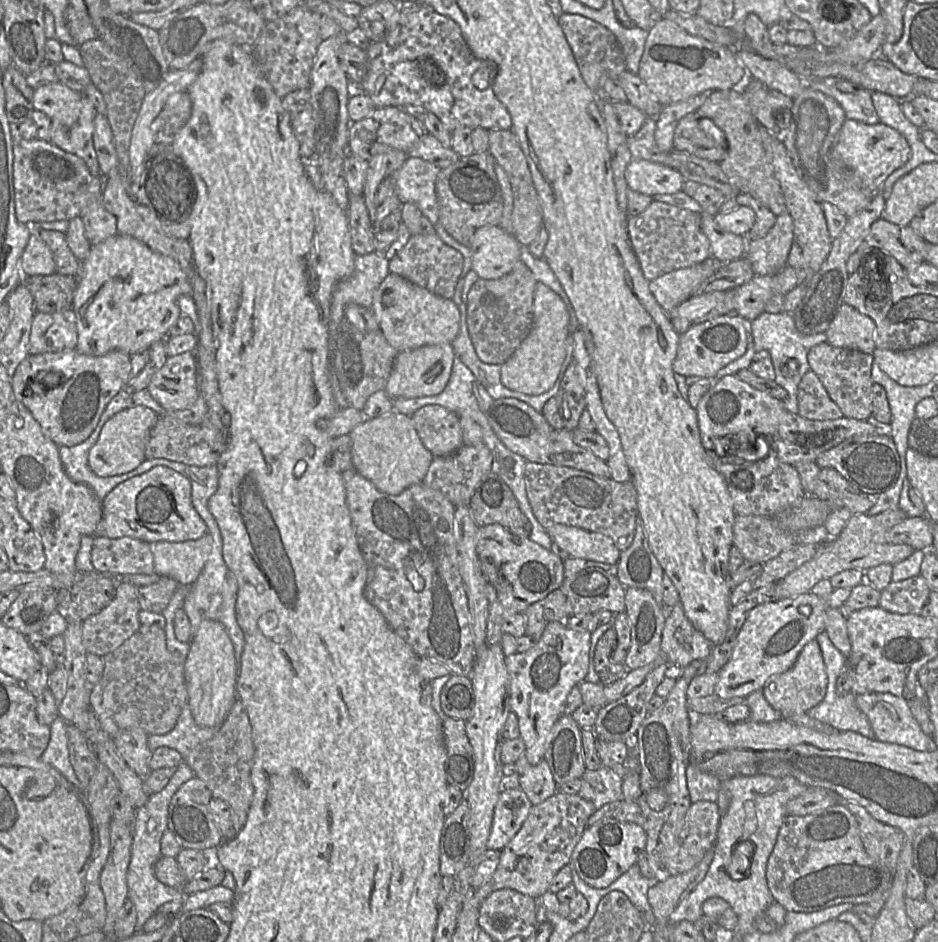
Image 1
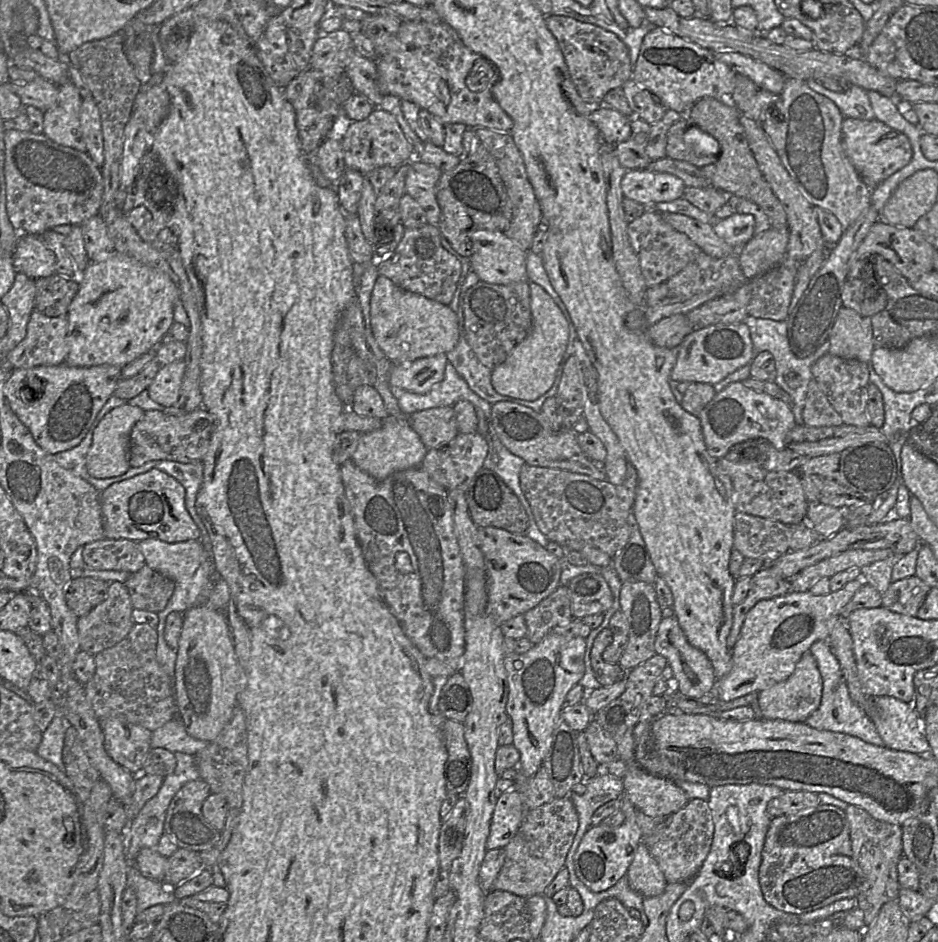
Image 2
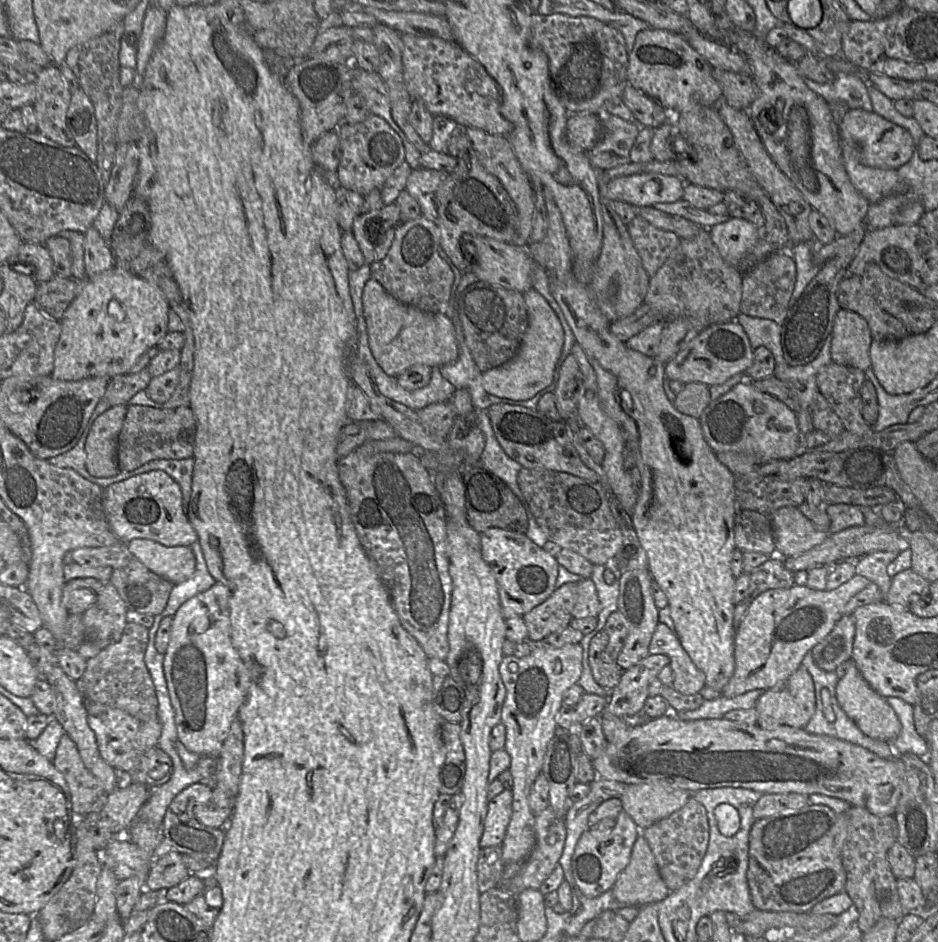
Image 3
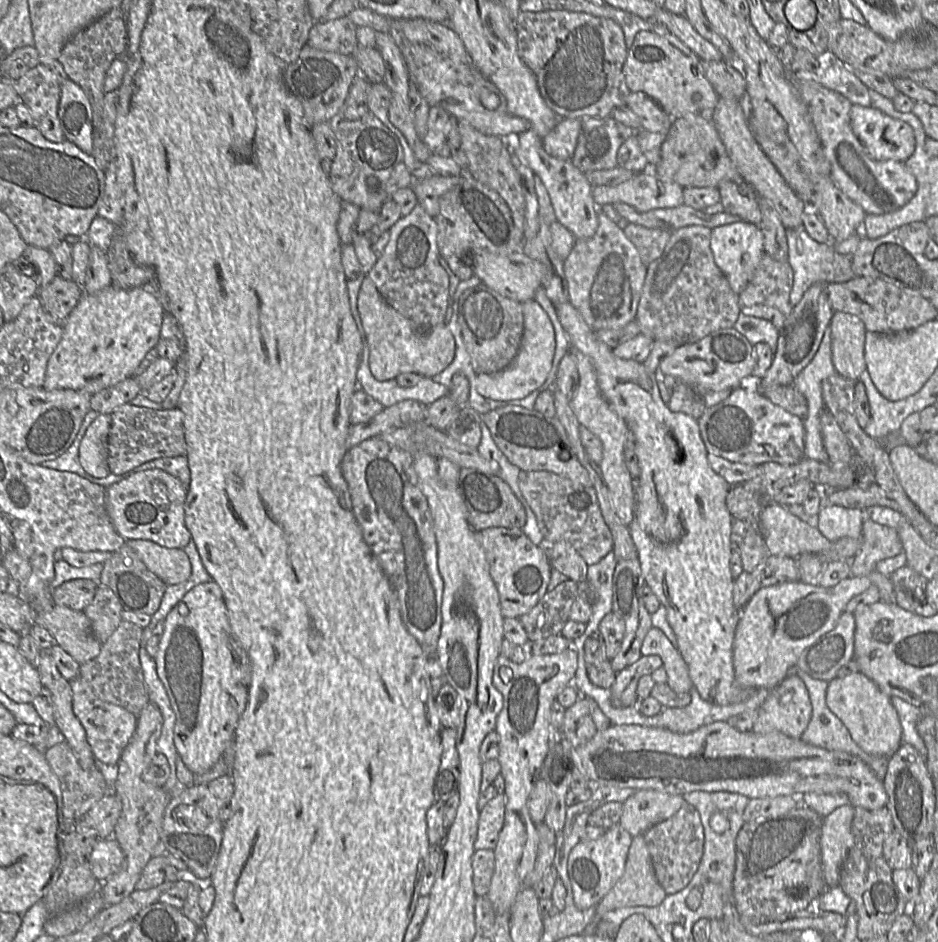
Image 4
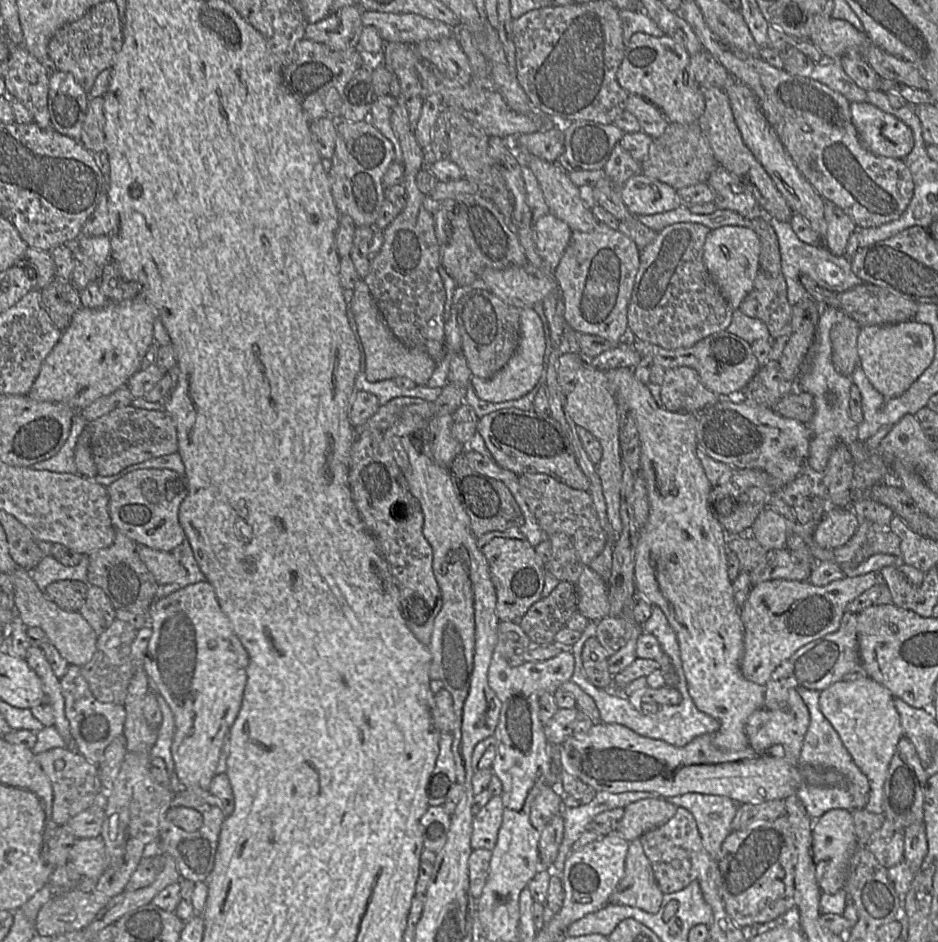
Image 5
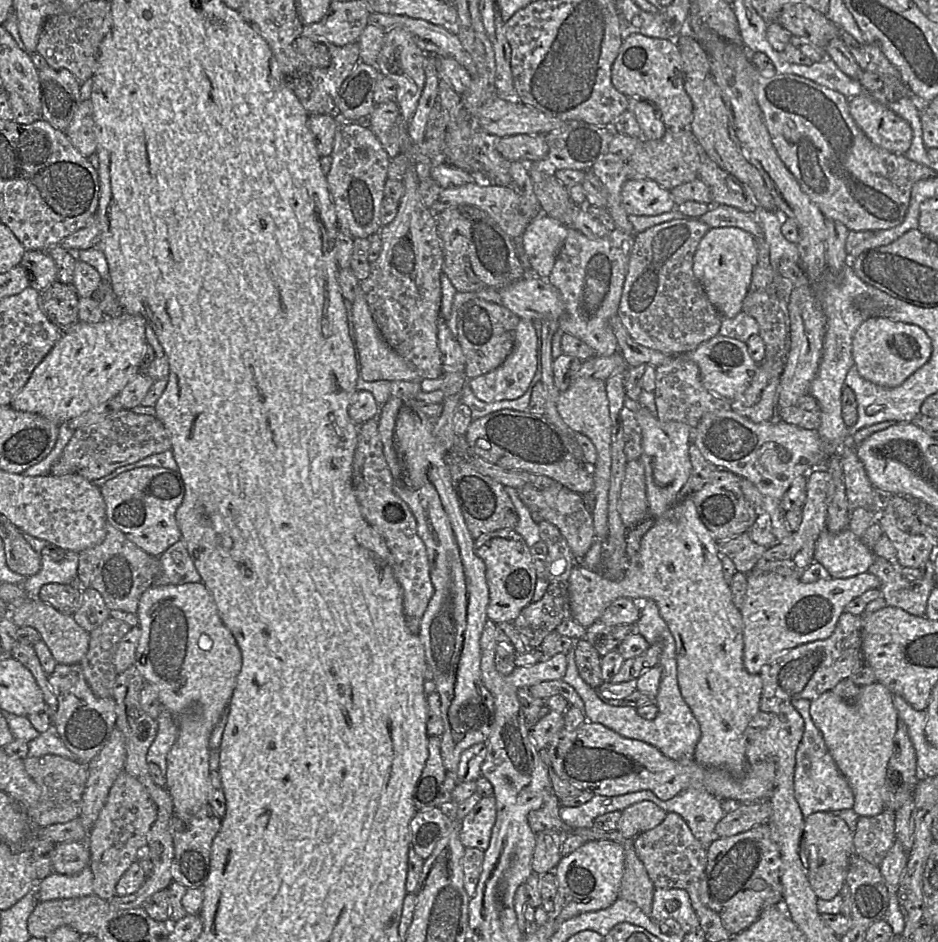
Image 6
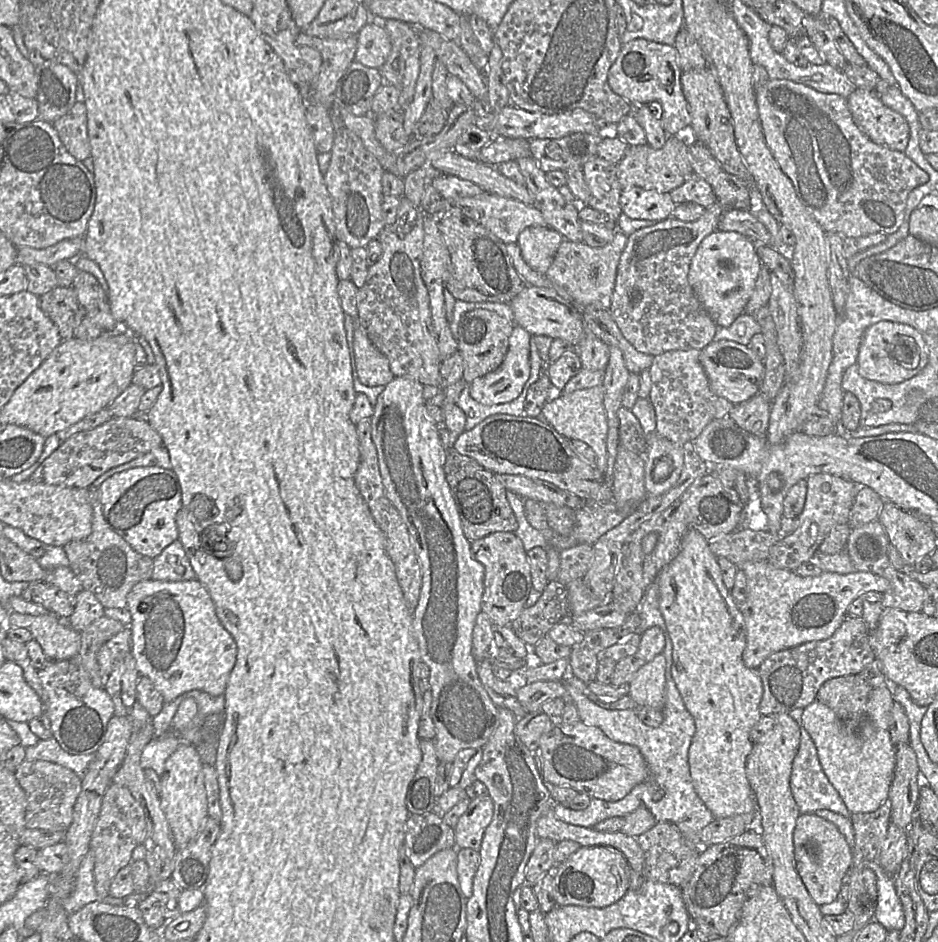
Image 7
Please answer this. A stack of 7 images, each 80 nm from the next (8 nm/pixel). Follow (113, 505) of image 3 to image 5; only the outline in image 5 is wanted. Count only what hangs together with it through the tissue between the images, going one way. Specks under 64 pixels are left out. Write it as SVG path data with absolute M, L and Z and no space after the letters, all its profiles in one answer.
M138 469L107 486L107 493L112 525L136 544L171 552L186 540L178 519L180 505L188 494L185 476L170 469Z

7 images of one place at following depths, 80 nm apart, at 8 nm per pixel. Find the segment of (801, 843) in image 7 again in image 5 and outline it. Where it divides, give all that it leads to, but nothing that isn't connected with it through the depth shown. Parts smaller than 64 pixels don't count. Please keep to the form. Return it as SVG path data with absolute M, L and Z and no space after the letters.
M832 809L816 819L812 826L811 849L816 867L816 879L821 892L835 894L844 889L850 860L857 849L852 811Z

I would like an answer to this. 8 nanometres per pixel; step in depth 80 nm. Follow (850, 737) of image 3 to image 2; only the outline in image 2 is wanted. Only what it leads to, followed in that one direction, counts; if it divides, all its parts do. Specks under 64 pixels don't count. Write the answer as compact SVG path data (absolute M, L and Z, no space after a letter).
M827 640L816 641L809 650L816 660L823 681L823 689L818 709L806 719L805 723L818 730L844 733L876 746L885 746L871 719L864 709L851 699L846 683L840 681L841 666L833 654L829 642Z

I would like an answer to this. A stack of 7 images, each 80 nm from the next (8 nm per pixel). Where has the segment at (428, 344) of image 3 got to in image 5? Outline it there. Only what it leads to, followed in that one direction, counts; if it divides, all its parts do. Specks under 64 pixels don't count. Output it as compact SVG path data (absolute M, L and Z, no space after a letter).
M361 278L354 288L352 311L358 330L356 339L360 351L360 361L363 349L365 374L369 382L405 377L413 381L417 386L427 384L427 381L434 373L437 363L426 351L409 348L395 337L374 301L367 284Z

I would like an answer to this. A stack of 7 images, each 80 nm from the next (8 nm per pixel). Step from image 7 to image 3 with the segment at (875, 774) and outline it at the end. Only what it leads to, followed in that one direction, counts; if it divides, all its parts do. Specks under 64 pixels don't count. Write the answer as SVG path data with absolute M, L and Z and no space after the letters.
M854 663L838 680L835 687L835 697L842 710L865 735L885 742L891 742L899 735L901 724L894 709L888 704L886 698L879 695L867 683Z

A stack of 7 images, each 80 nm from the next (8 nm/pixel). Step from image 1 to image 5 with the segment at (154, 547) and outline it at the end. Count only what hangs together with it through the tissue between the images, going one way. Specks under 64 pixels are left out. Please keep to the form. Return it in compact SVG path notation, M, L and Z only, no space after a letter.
M136 545L141 561L151 572L158 585L167 585L186 576L185 568L171 552L158 551L144 545Z

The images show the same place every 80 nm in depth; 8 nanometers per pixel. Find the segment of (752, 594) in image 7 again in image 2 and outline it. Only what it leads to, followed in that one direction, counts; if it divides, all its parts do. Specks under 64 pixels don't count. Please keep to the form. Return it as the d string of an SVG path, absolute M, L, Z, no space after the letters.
M856 579L825 595L814 595L810 591L790 592L758 601L746 614L732 649L732 668L724 678L717 681L715 695L722 701L732 701L750 693L759 693L770 685L786 680L814 642L828 641L828 621L840 616L842 608L863 583L862 579Z

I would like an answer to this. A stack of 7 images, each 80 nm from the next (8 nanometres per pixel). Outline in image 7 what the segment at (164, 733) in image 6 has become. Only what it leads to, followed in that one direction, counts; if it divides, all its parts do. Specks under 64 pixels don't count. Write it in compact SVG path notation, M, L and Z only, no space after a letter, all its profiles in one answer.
M167 733L155 736L144 748L140 765L145 769L153 769L159 776L162 775L167 759L183 743L176 733Z

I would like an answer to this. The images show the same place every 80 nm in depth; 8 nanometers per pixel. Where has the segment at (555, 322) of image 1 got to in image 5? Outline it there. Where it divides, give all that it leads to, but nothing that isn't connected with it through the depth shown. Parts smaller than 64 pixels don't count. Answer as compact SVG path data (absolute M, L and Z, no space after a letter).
M533 307L520 311L519 343L510 360L490 378L473 376L470 384L476 395L485 401L499 403L523 397L531 391L545 368L546 336L542 320Z

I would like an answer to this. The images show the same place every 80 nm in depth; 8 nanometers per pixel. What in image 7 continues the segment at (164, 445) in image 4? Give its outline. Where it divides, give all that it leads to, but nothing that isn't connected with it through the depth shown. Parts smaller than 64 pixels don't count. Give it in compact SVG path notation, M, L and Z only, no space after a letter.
M112 417L96 428L79 432L52 452L32 473L29 481L63 487L89 488L106 471L163 446L160 435L147 421Z

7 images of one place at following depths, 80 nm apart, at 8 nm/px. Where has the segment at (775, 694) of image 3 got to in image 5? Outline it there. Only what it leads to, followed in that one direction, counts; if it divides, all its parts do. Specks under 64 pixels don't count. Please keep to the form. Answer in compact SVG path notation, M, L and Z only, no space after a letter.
M789 689L777 708L768 713L766 723L749 737L750 747L757 753L764 753L773 745L781 745L786 759L794 765L799 764L810 714L797 689Z

